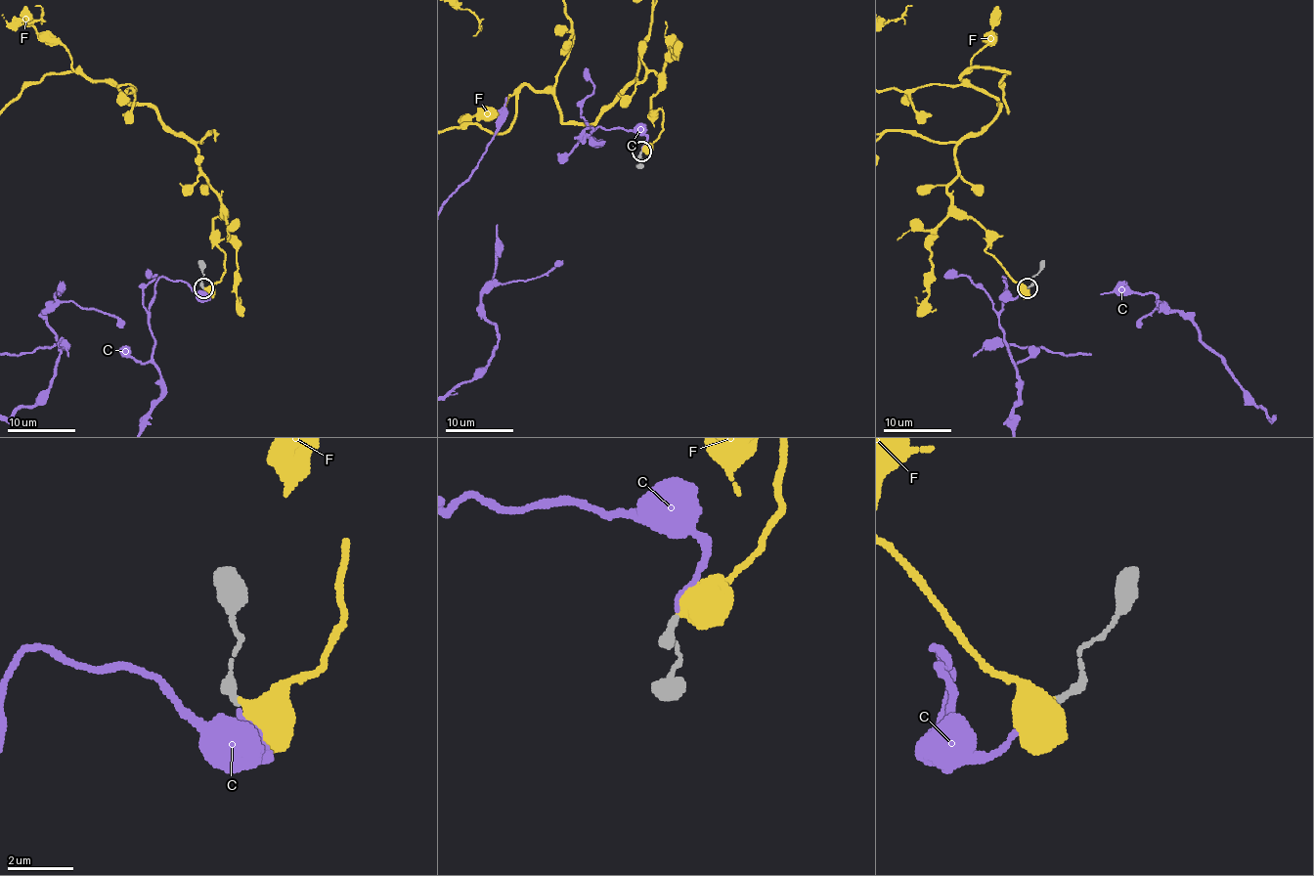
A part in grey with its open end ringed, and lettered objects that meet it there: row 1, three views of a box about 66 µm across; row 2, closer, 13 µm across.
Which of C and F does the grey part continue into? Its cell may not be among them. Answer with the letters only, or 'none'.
C

